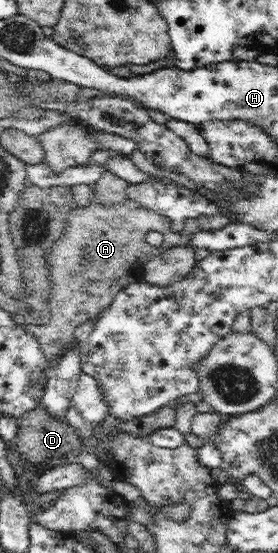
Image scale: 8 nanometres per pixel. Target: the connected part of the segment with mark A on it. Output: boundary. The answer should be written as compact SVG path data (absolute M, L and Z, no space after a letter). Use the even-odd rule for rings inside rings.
M92 198L90 205L77 205L70 210L67 215L66 235L46 254L51 281L51 318L46 325L31 328L48 365L73 343L74 329L78 325L88 319L98 318L101 311L110 307L119 291L142 279L143 267L148 261L160 255L164 249L191 245L190 240L198 231L201 229L197 218L186 219L182 232L176 232L169 217L157 214L130 198L105 207ZM150 231L160 232L164 236L162 247L146 242L146 235Z

